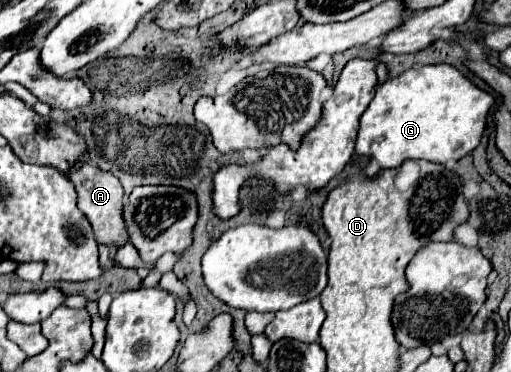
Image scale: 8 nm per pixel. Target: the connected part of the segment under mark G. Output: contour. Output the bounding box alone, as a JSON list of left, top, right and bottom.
[355,64,495,178]

